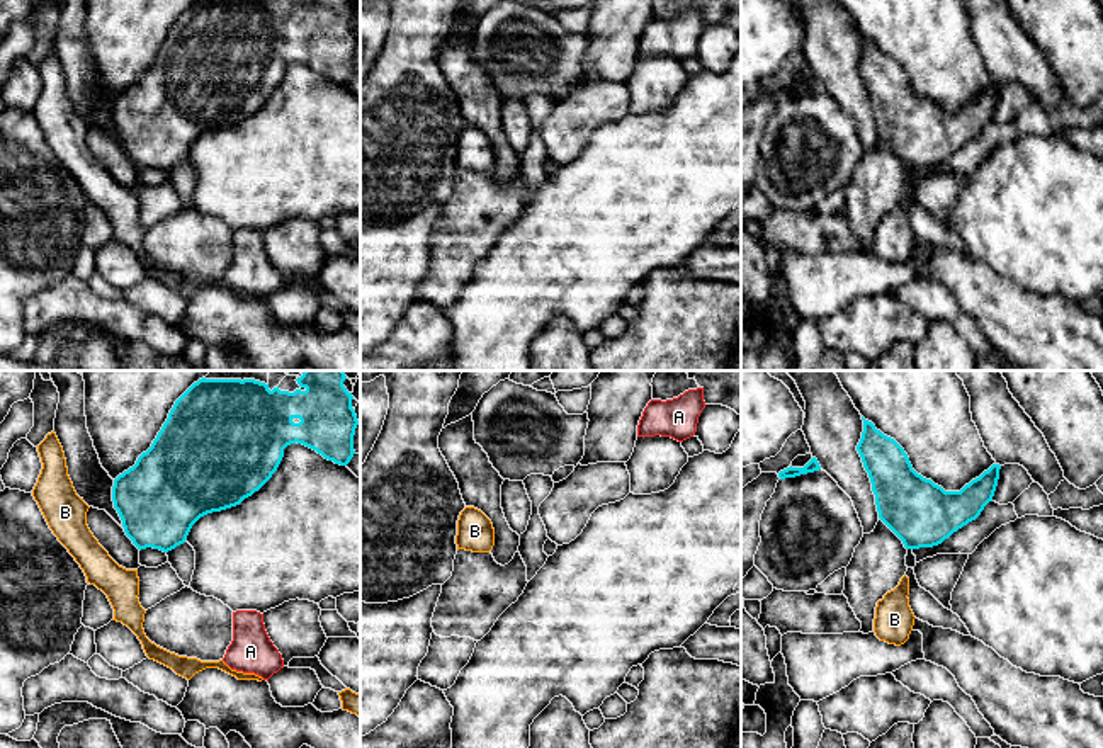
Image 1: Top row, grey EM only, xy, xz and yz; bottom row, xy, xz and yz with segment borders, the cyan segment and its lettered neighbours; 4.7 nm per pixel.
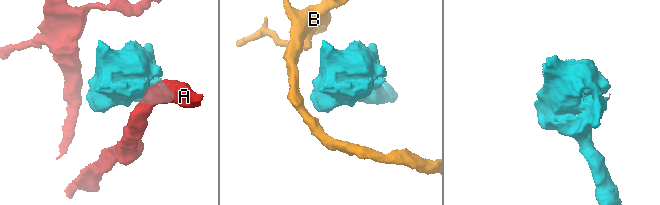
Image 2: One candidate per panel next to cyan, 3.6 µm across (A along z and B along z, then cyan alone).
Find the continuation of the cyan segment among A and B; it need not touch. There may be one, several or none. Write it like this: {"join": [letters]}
{"join": []}

